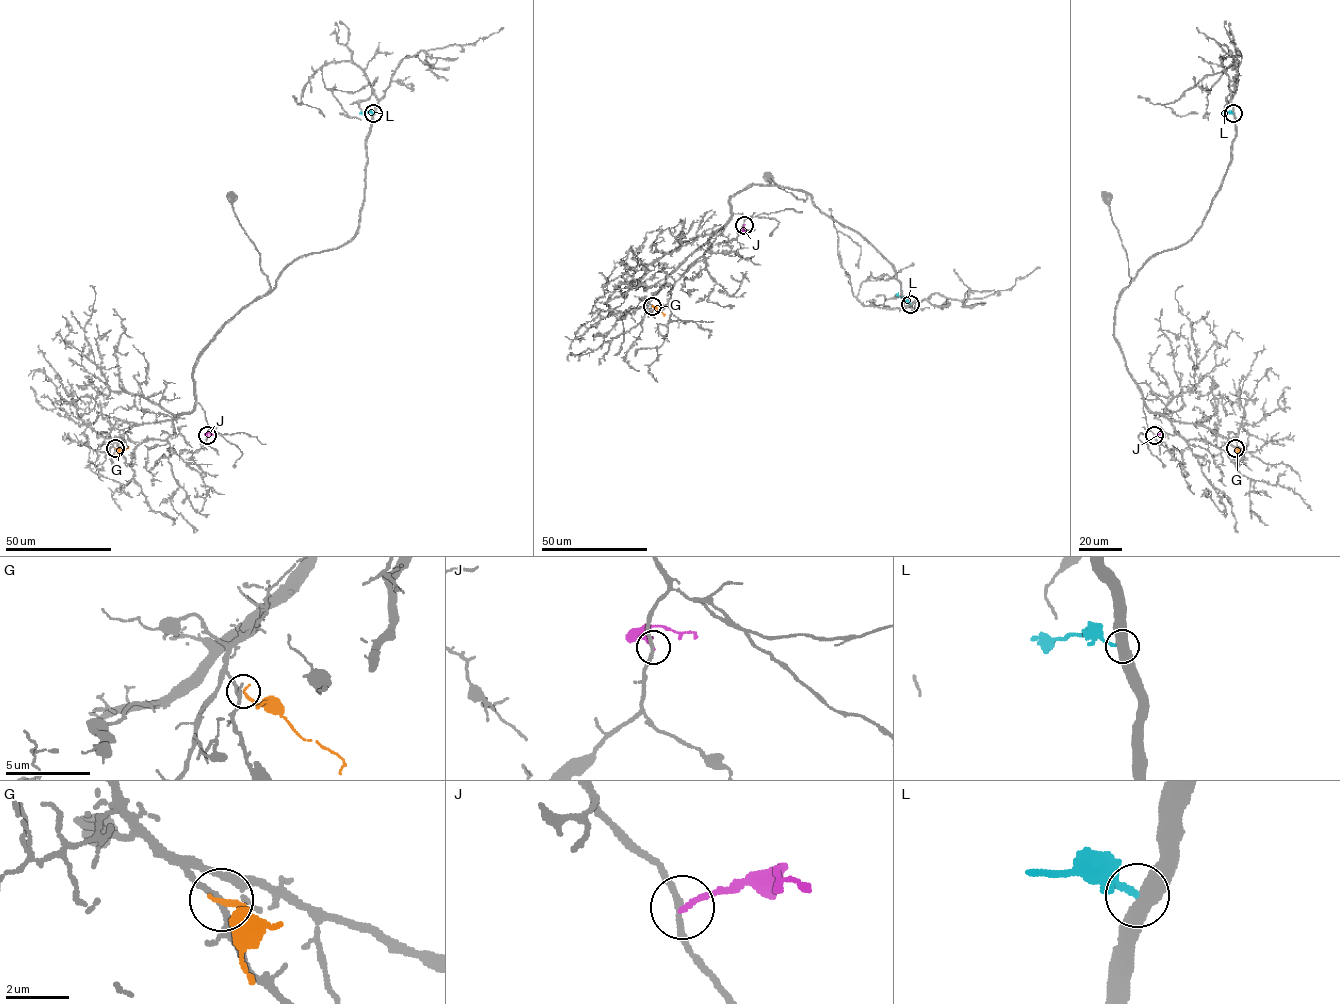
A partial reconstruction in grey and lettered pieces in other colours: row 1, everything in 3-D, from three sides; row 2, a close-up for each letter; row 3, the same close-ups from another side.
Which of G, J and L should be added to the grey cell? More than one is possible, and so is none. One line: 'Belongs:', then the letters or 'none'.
Belongs: G

